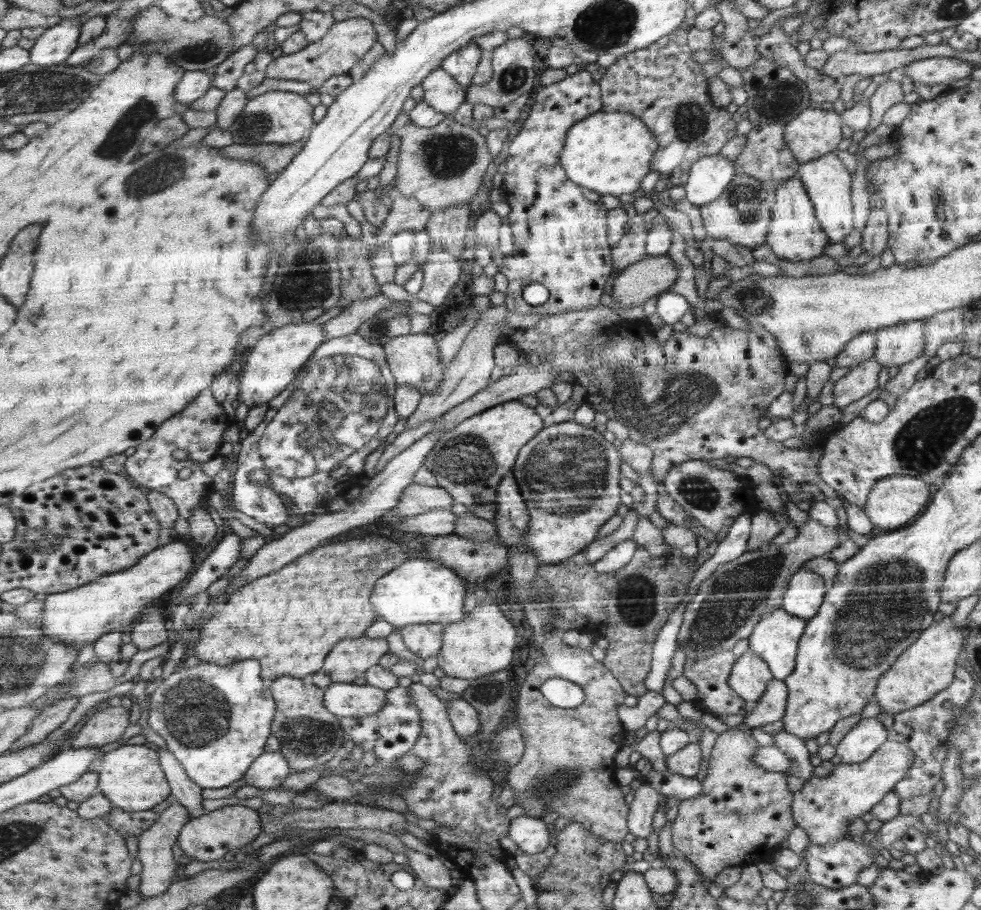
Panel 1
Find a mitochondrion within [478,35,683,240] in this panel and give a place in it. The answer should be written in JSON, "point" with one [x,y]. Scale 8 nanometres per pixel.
{"point":[515,76]}

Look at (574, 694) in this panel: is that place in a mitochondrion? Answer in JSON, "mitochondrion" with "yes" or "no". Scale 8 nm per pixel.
{"mitochondrion":"no"}

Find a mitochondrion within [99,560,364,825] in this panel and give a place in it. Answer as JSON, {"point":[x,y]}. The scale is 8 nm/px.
{"point":[195,712]}

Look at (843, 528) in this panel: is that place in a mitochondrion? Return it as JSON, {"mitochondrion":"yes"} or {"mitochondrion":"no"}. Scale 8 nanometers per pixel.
{"mitochondrion":"no"}

